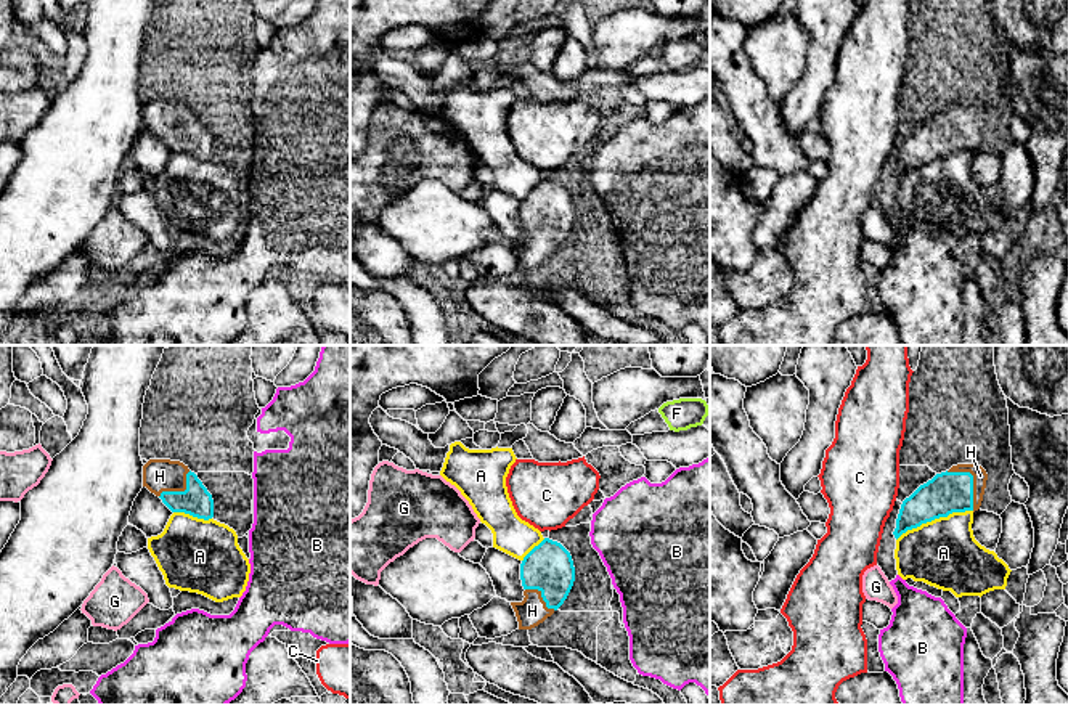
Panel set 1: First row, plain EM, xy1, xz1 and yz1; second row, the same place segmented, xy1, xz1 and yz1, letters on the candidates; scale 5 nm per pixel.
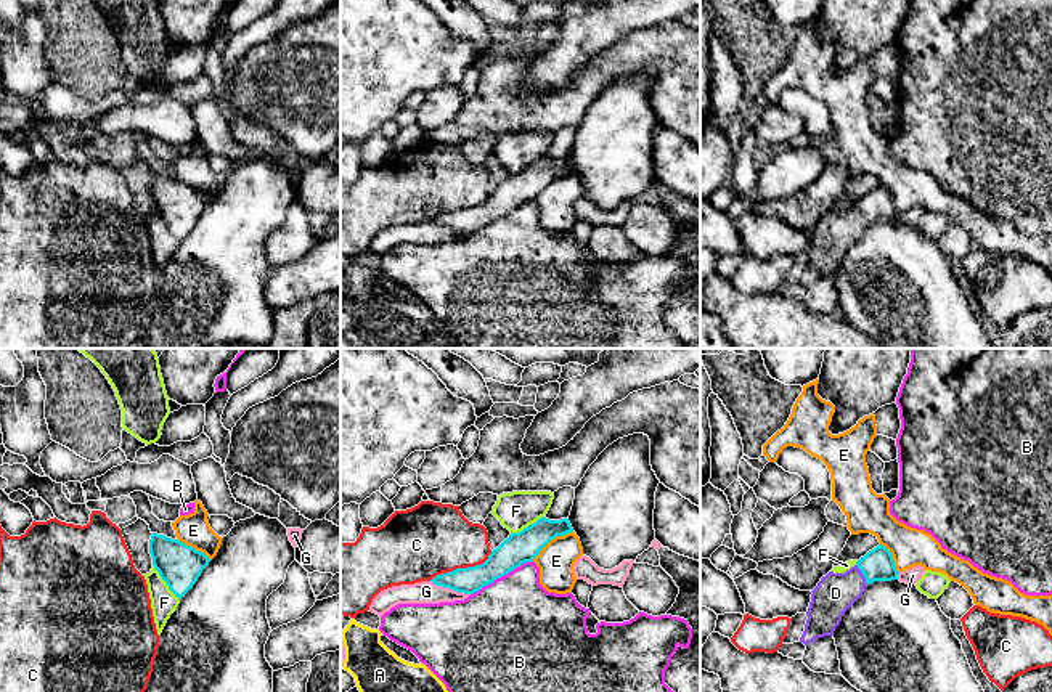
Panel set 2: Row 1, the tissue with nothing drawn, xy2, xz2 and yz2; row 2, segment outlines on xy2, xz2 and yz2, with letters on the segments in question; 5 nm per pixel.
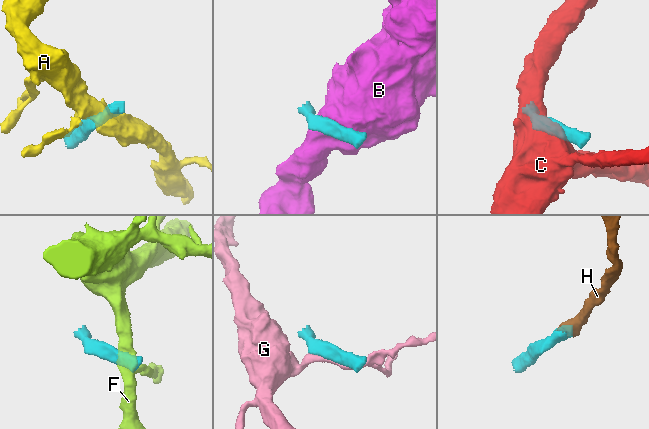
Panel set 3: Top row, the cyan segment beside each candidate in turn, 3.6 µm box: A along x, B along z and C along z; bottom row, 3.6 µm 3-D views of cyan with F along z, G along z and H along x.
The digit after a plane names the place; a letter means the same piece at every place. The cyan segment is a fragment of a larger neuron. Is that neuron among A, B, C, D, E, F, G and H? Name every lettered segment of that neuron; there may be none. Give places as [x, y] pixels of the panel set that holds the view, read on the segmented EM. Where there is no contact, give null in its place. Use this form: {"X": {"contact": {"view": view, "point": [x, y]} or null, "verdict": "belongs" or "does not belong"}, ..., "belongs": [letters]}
{"A": {"contact": {"view": "yz1", "point": [933, 519]}, "verdict": "does not belong"}, "B": {"contact": {"view": "xz2", "point": [501, 575]}, "verdict": "does not belong"}, "C": {"contact": {"view": "xz2", "point": [461, 569]}, "verdict": "does not belong"}, "D": {"contact": {"view": "yz2", "point": [863, 573]}, "verdict": "belongs"}, "E": {"contact": {"view": "xz2", "point": [551, 538]}, "verdict": "does not belong"}, "F": {"contact": {"view": "xy2", "point": [164, 580]}, "verdict": "does not belong"}, "G": {"contact": {"view": "xz2", "point": [450, 588]}, "verdict": "does not belong"}, "H": {"contact": {"view": "yz1", "point": [972, 480]}, "verdict": "belongs"}, "belongs": ["D", "H"]}

